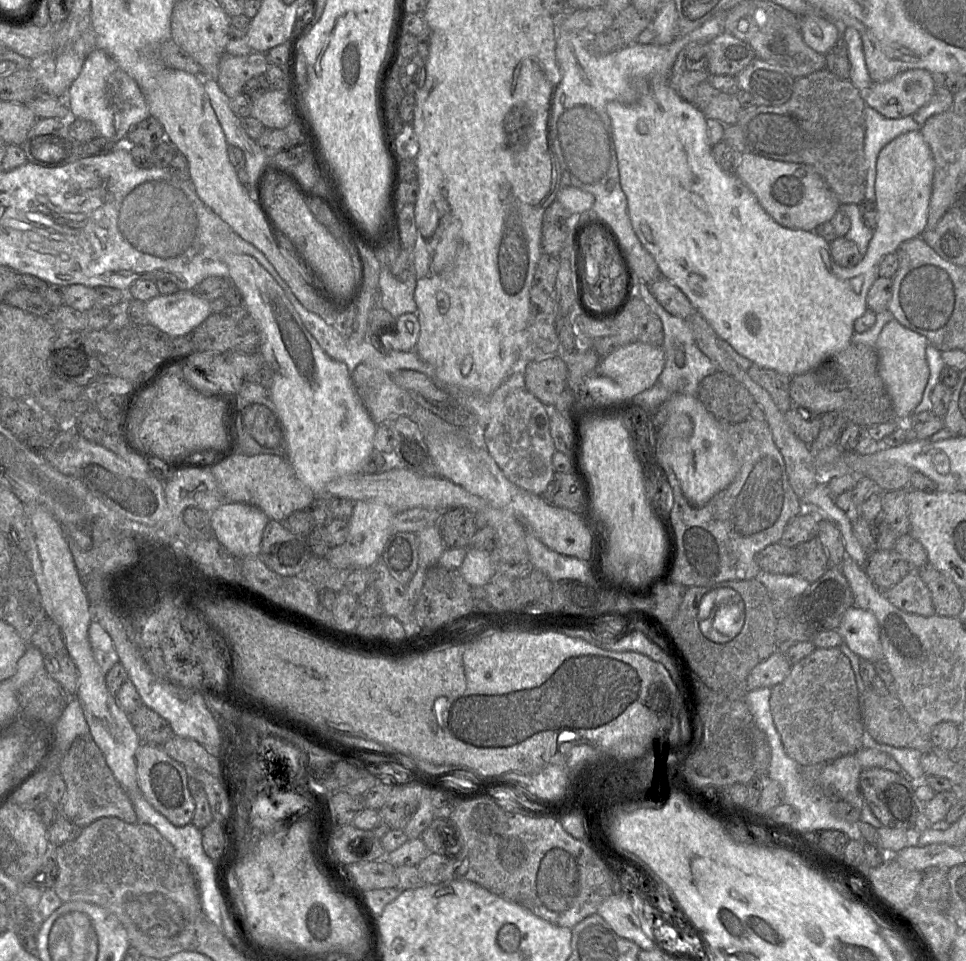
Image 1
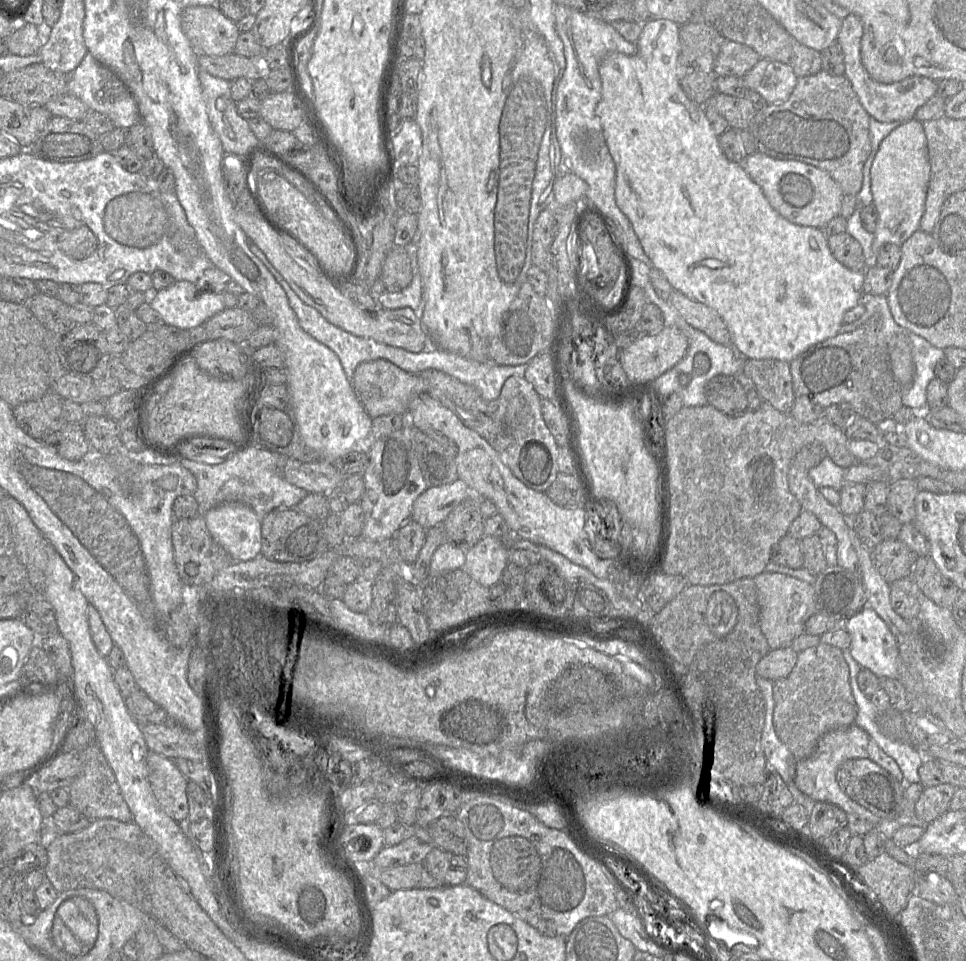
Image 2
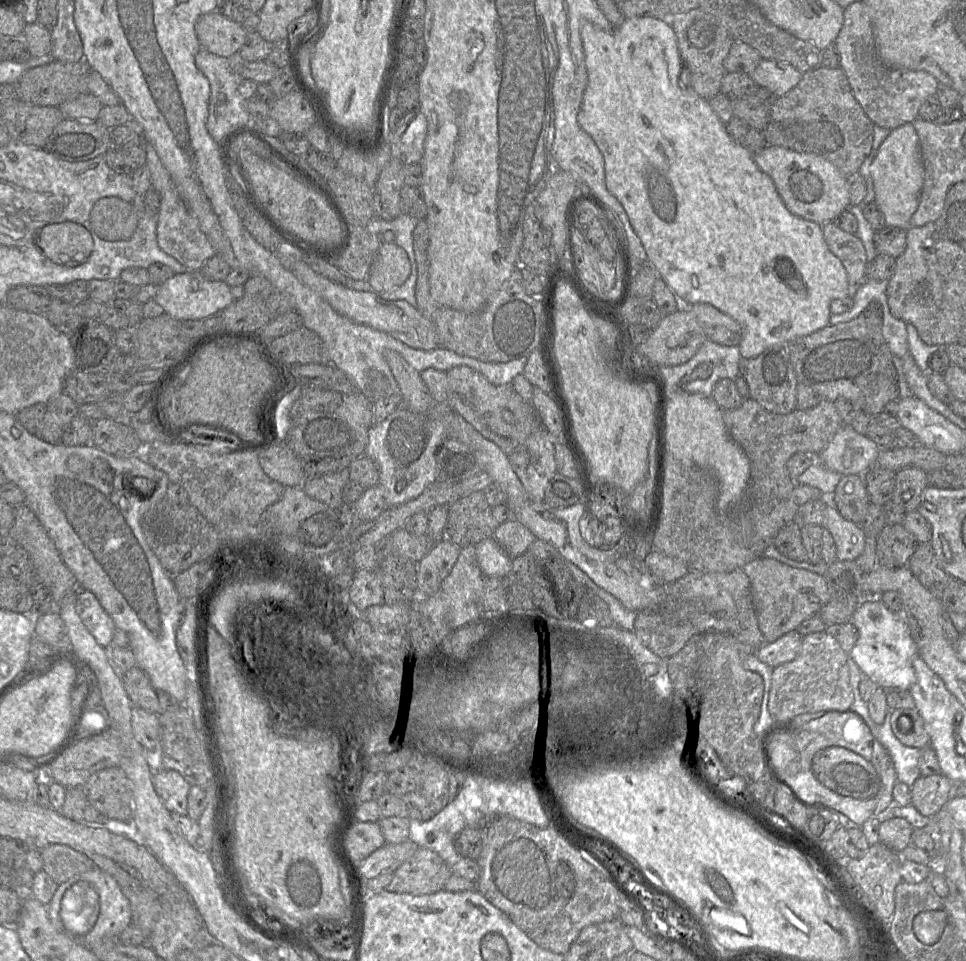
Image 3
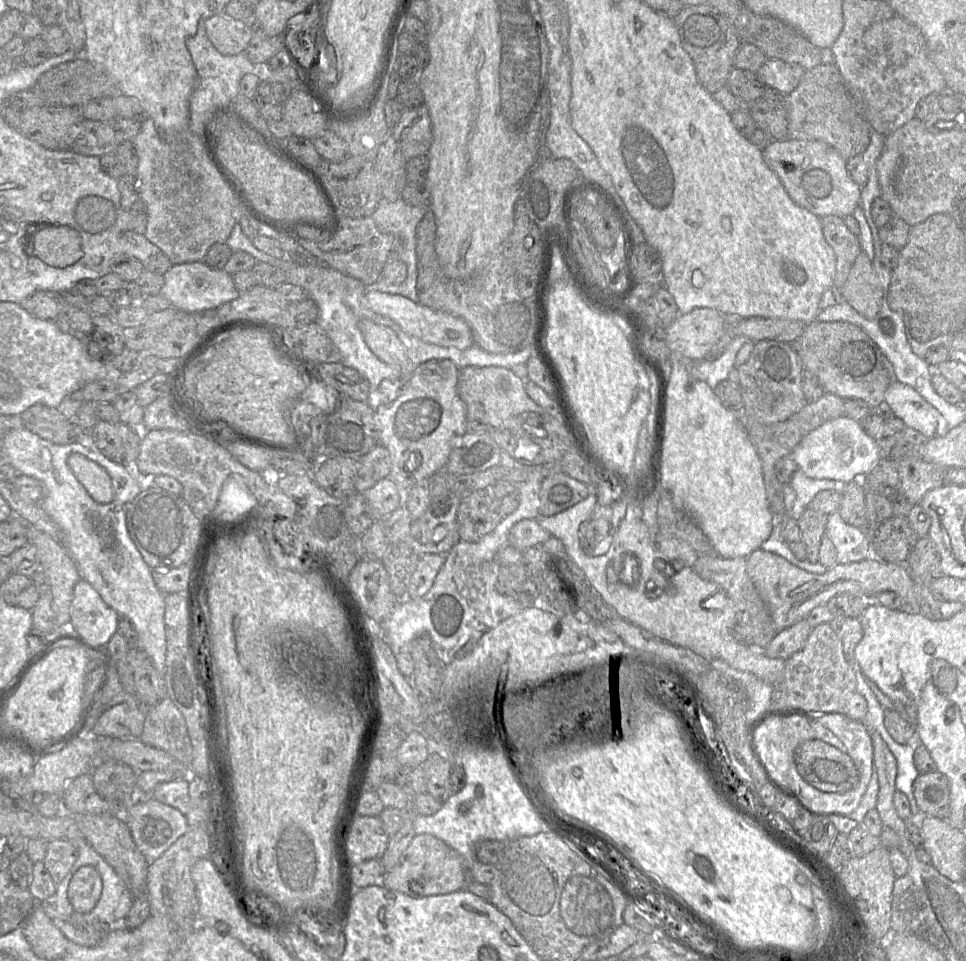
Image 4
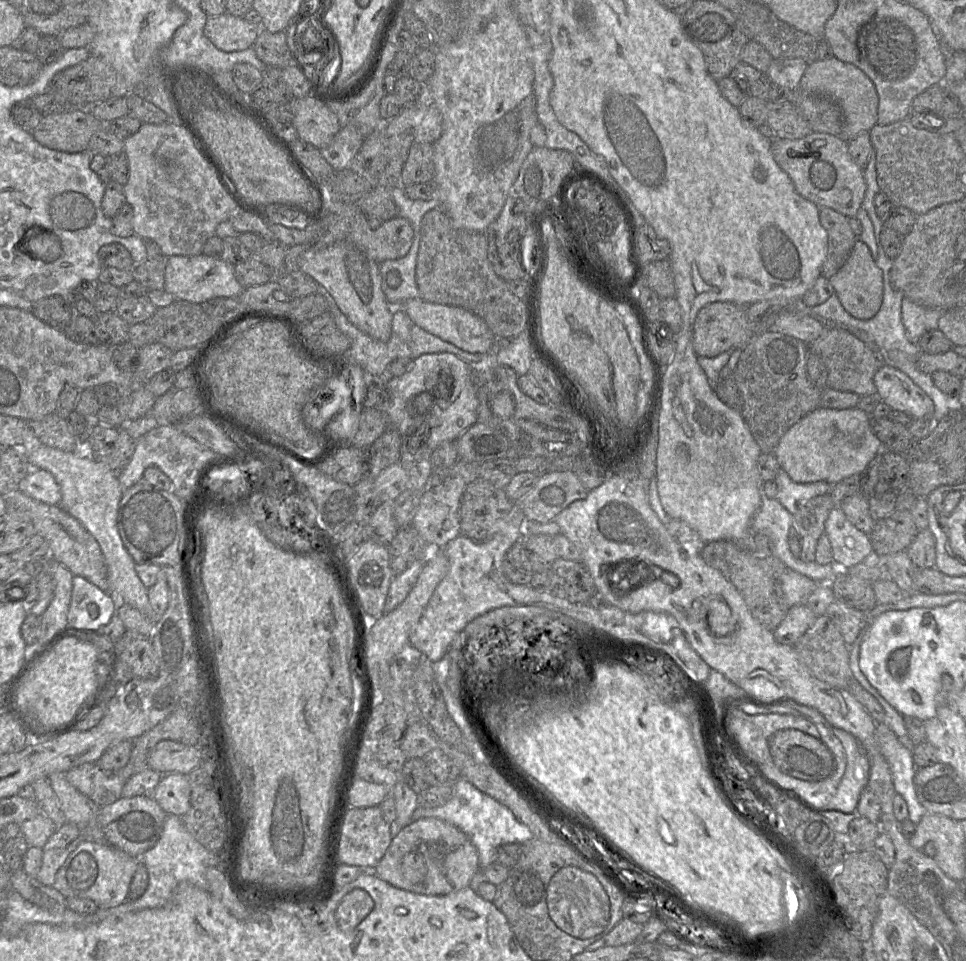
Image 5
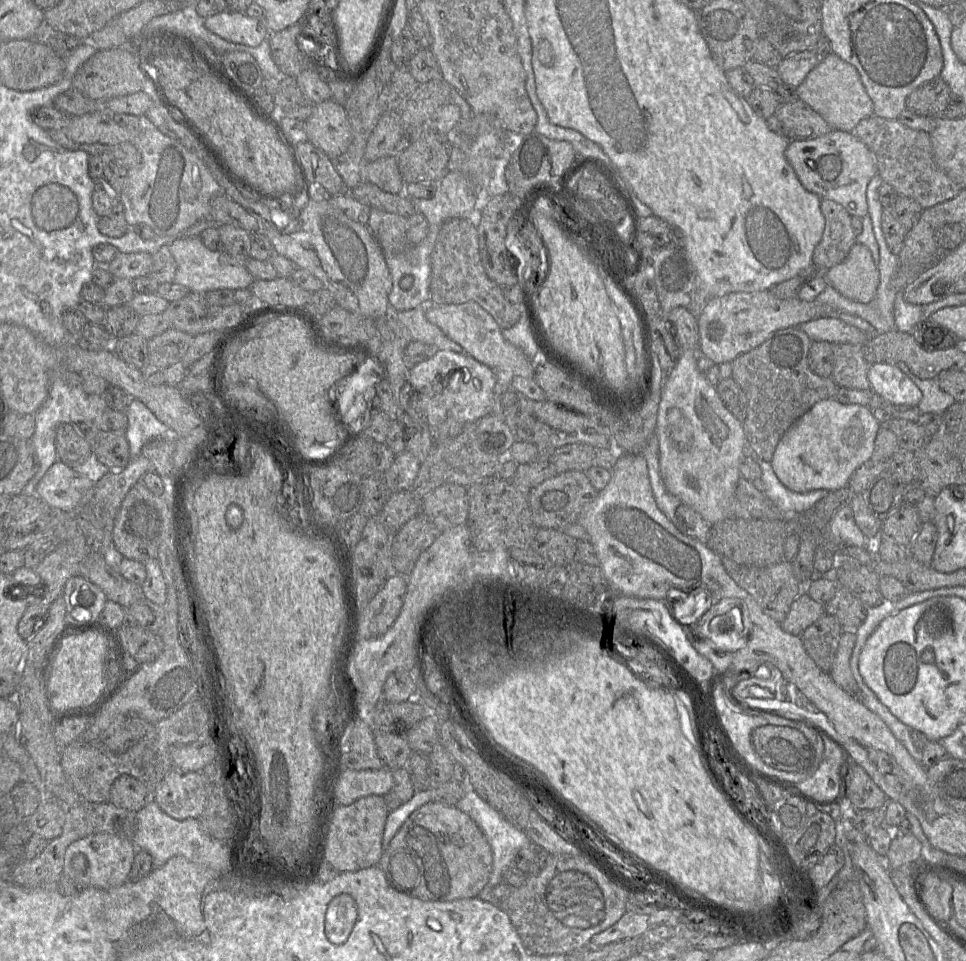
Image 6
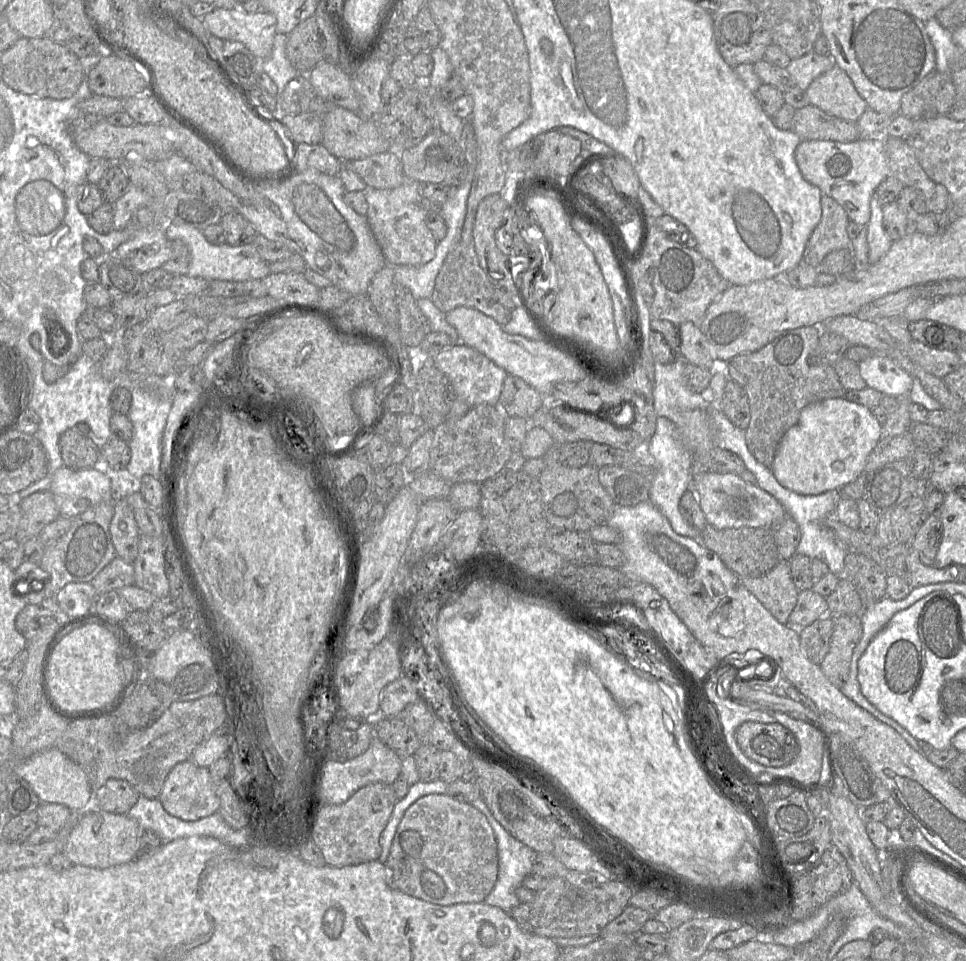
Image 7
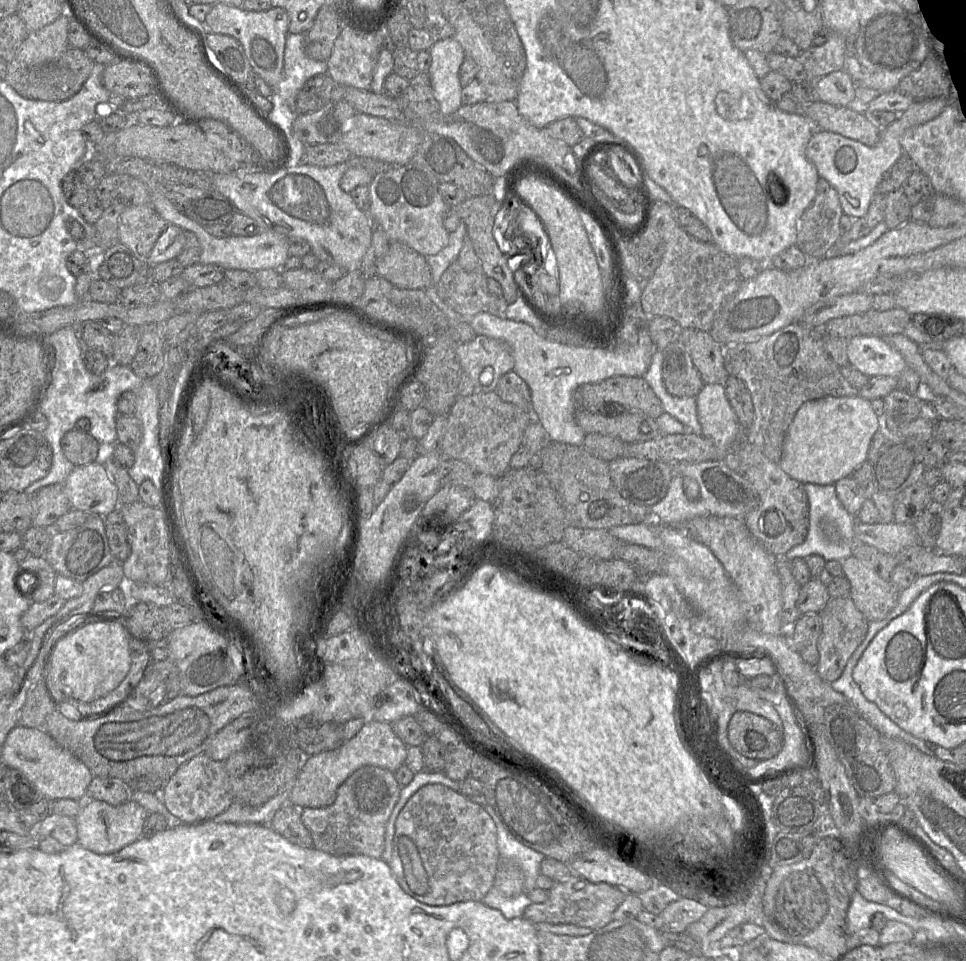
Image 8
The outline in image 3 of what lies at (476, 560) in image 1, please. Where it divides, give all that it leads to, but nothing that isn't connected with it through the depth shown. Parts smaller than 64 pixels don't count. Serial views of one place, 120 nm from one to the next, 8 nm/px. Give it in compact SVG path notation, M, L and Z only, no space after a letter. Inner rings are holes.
M493 538L475 545L476 558L484 577L505 577L512 570L512 558Z

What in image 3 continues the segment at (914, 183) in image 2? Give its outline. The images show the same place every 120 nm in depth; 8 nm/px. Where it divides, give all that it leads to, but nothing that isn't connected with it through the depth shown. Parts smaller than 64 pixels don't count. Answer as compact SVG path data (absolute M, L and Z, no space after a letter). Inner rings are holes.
M912 123L891 130L870 165L870 174L875 193L874 202L884 214L885 226L907 230L911 227L911 217L919 206L924 183L919 137Z

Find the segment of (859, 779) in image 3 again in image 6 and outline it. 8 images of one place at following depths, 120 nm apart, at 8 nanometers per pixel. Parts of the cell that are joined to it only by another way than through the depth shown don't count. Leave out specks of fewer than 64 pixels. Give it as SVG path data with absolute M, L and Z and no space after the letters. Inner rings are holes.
M763 725L752 731L751 742L758 756L774 769L800 774L813 774L819 766L815 765L813 746L797 729L785 726Z

